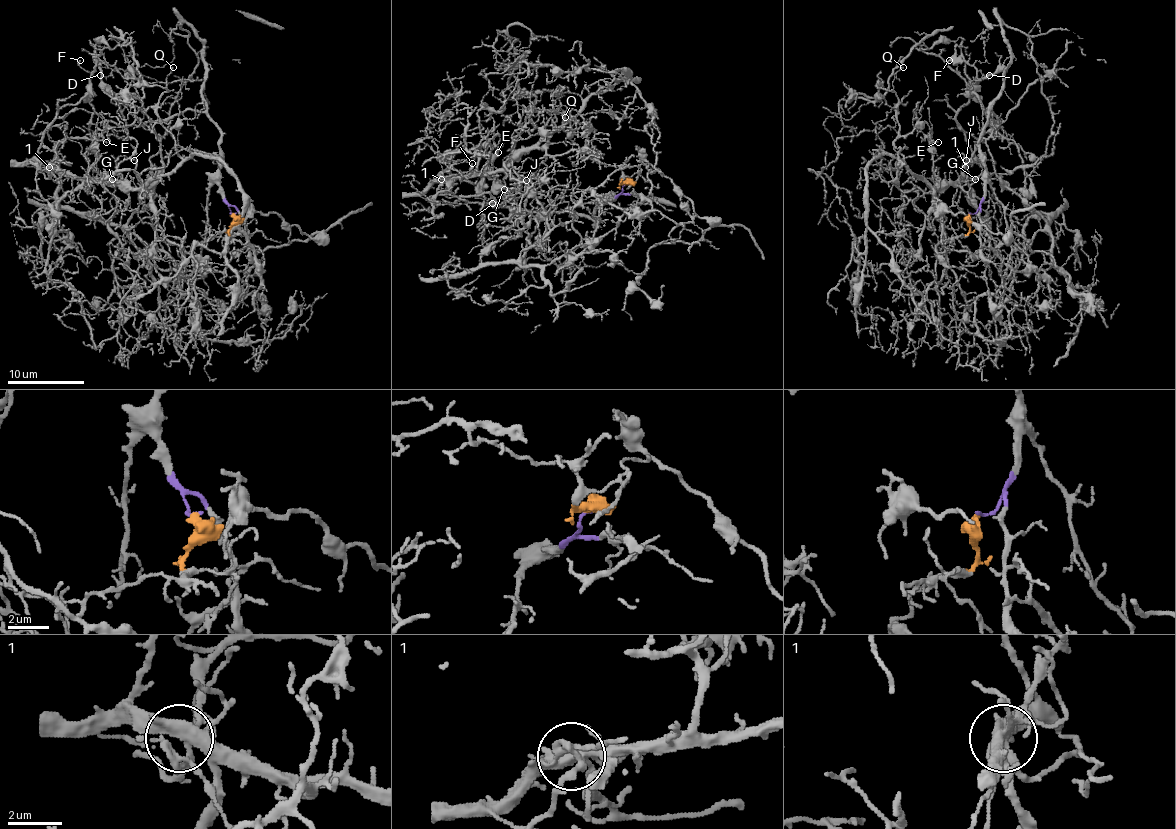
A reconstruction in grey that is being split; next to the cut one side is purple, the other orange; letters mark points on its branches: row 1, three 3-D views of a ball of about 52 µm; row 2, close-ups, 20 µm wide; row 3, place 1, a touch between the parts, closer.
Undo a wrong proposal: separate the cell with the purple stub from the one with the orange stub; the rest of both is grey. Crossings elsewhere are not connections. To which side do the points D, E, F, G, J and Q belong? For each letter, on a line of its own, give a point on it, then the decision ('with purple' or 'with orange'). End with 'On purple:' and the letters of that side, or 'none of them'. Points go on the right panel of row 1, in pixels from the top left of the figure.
D: place (989, 75); with orange
E: place (938, 142); with orange
F: place (949, 60); with orange
G: place (975, 179); with orange
J: place (966, 160); with orange
Q: place (903, 67); with orange
On purple: none of them

